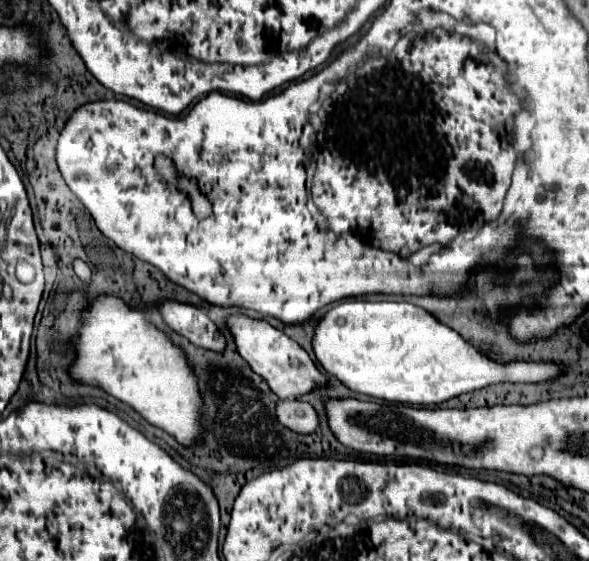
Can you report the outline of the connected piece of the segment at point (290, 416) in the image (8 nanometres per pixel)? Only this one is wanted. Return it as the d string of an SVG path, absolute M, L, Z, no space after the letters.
M301 400L279 402L277 420L299 434L313 434L319 428L319 414L313 410L311 404Z

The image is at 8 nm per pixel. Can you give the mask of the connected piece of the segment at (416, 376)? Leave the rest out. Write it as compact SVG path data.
M347 300L329 308L321 318L313 338L313 350L329 376L341 380L347 388L393 402L441 404L463 392L473 392L499 382L547 382L565 372L563 364L553 362L495 362L479 354L455 330L437 322L427 310L407 302L367 302Z

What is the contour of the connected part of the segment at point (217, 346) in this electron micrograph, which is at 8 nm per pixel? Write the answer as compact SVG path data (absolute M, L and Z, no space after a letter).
M163 300L159 308L167 326L173 332L179 332L189 342L205 350L213 350L213 352L225 350L227 338L223 330L217 328L201 308L185 302L175 302L175 300Z

